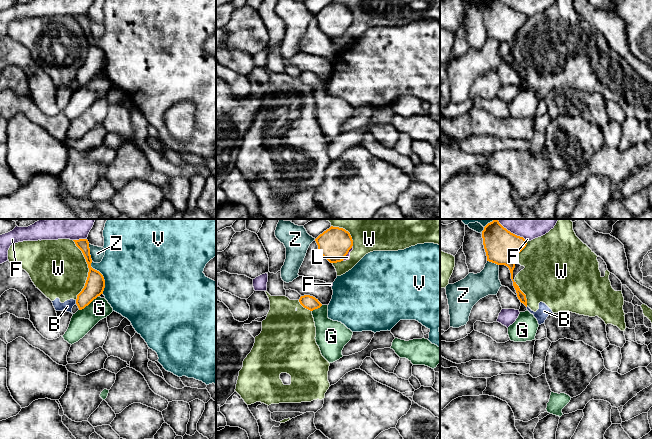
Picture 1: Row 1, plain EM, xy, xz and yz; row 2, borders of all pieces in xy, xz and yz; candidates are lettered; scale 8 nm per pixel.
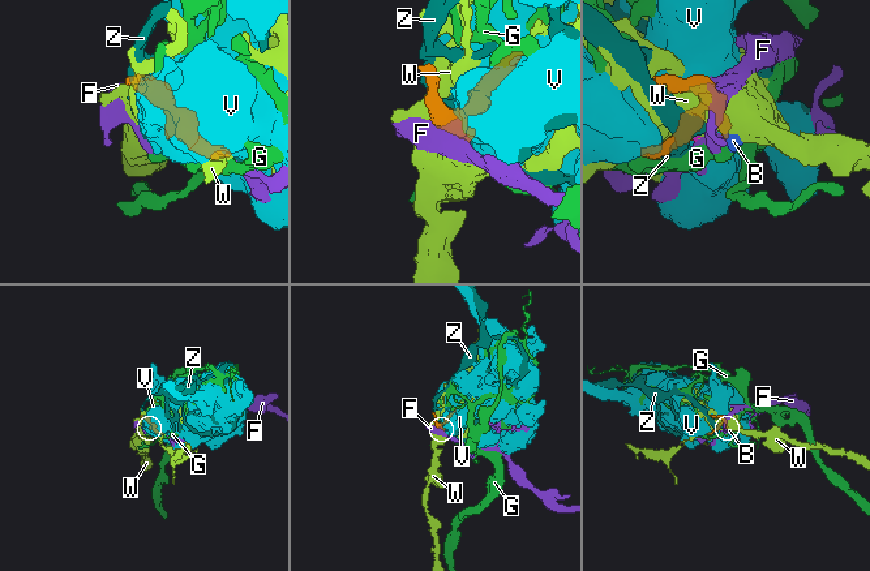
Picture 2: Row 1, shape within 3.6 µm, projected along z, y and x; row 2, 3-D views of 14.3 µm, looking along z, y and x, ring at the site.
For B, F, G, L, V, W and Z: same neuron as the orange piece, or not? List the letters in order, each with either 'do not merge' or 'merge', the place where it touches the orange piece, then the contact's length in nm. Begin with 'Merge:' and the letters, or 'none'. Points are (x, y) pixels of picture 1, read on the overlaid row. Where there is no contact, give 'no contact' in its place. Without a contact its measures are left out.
Merge: none
B: do not merge; contact xy (76, 302); length 30 nm
F: do not merge; contact xy (79, 239); length 110 nm
G: do not merge; contact xy (88, 304); length 190 nm
L: do not merge; contact xz (347, 253); length 150 nm
V: do not merge; contact xy (102, 276); length 280 nm
W: do not merge; contact xy (89, 270); length 480 nm
Z: do not merge; contact xy (89, 252); length 140 nm

